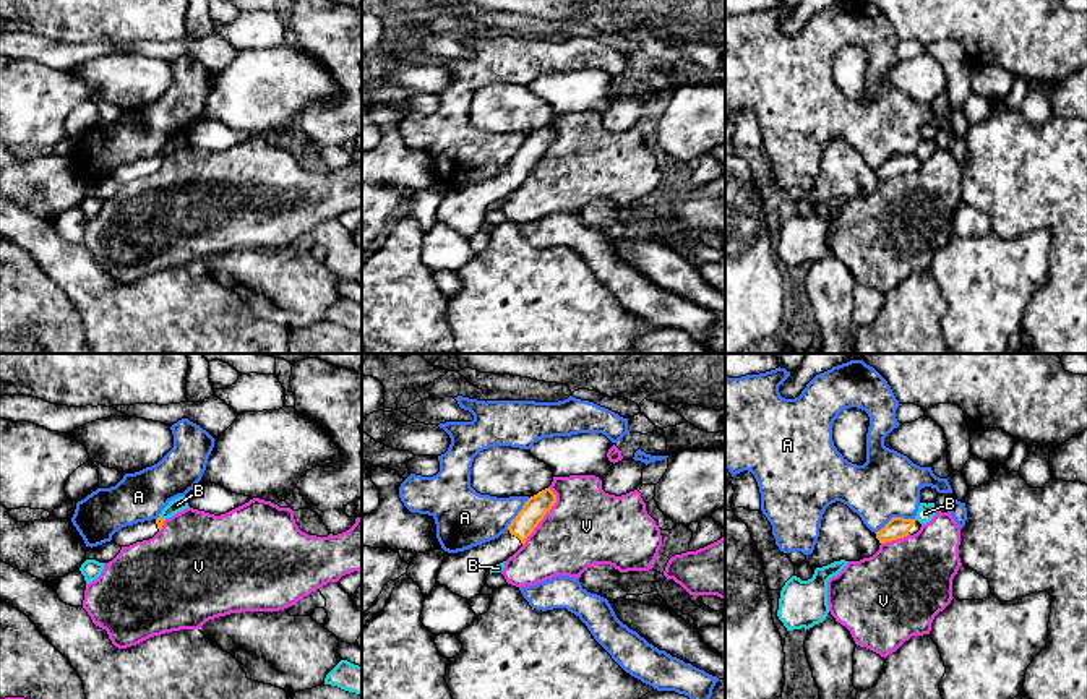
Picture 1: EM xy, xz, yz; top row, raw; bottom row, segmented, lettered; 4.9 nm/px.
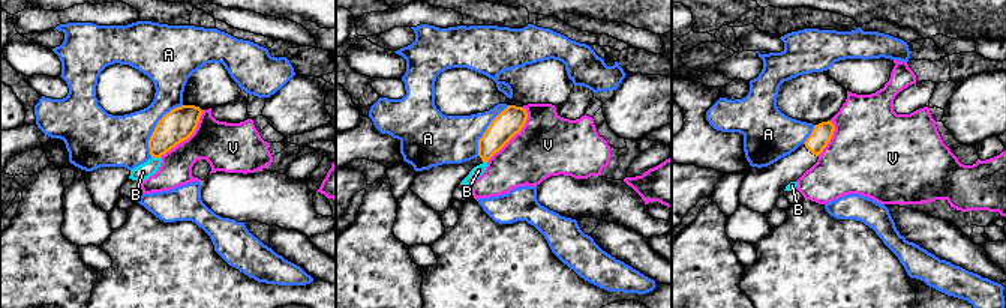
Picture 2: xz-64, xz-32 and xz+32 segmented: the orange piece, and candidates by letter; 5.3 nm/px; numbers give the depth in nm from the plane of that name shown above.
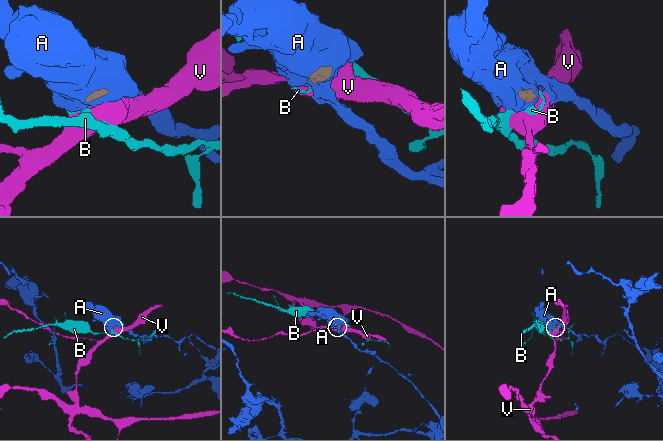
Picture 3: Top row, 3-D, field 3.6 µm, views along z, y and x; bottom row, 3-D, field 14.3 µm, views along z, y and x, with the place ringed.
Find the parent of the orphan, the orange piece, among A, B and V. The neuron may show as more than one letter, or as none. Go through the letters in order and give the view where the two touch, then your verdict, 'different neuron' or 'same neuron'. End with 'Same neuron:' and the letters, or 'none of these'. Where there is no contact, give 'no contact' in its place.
A: contact in yz; different neuron
B: contact in xy; different neuron
V: contact in xz; different neuron
Same neuron: none of these

